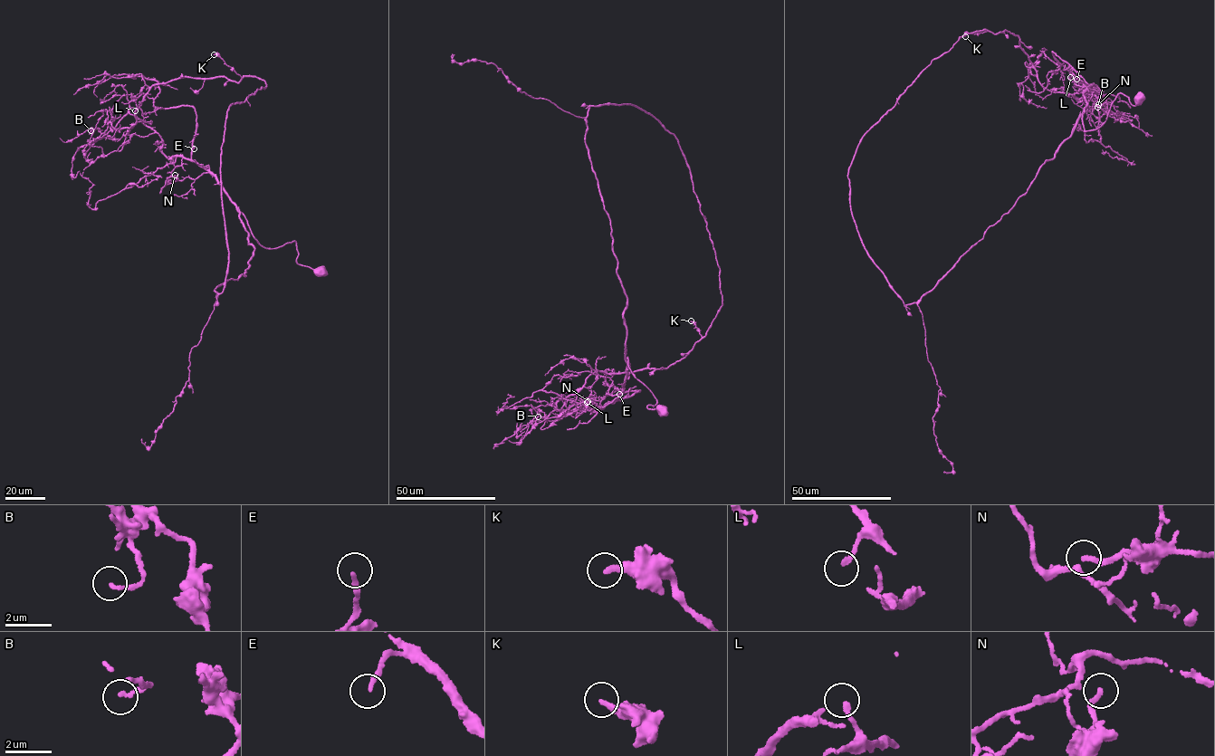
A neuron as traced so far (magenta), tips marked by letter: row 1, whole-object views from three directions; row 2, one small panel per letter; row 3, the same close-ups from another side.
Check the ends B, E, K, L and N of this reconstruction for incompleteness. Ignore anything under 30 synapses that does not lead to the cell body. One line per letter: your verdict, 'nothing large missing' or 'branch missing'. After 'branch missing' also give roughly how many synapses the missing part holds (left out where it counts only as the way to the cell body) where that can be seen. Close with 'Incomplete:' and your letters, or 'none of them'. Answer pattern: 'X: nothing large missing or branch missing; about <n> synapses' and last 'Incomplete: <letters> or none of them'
B: nothing large missing
E: nothing large missing
K: nothing large missing
L: nothing large missing
N: nothing large missing
Incomplete: none of them

